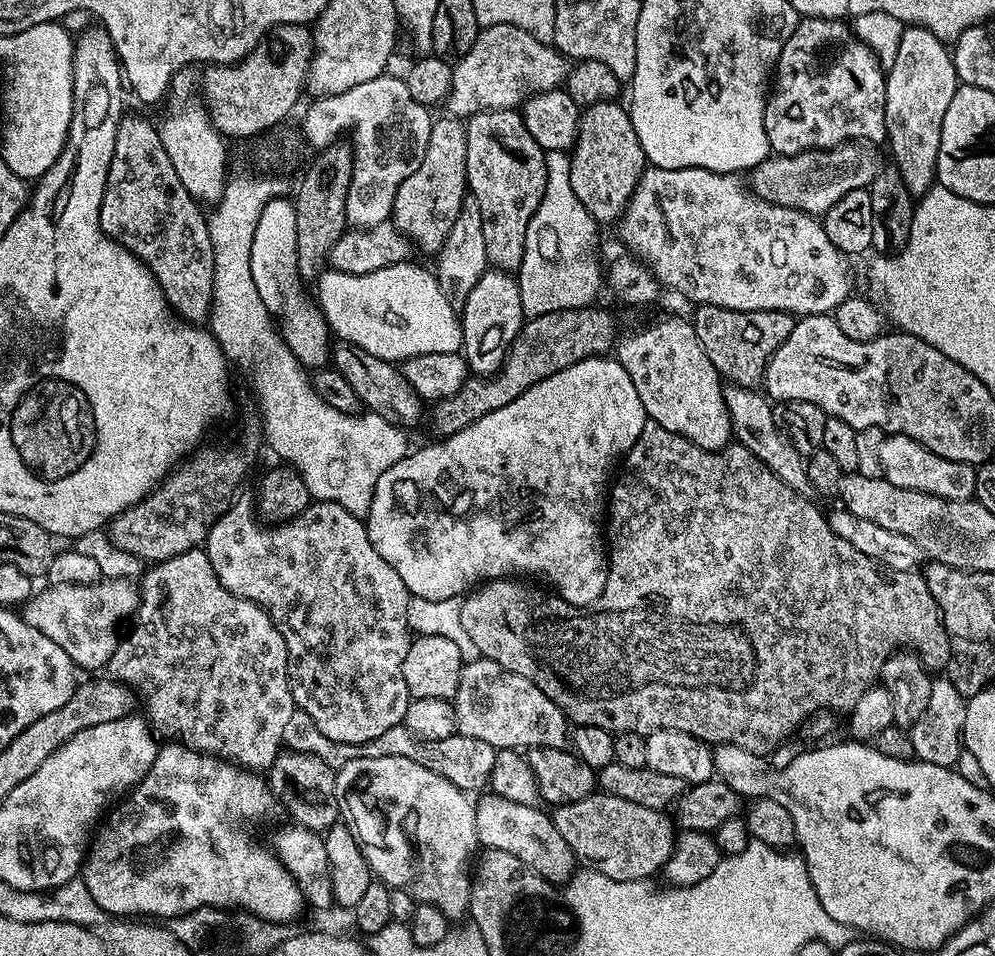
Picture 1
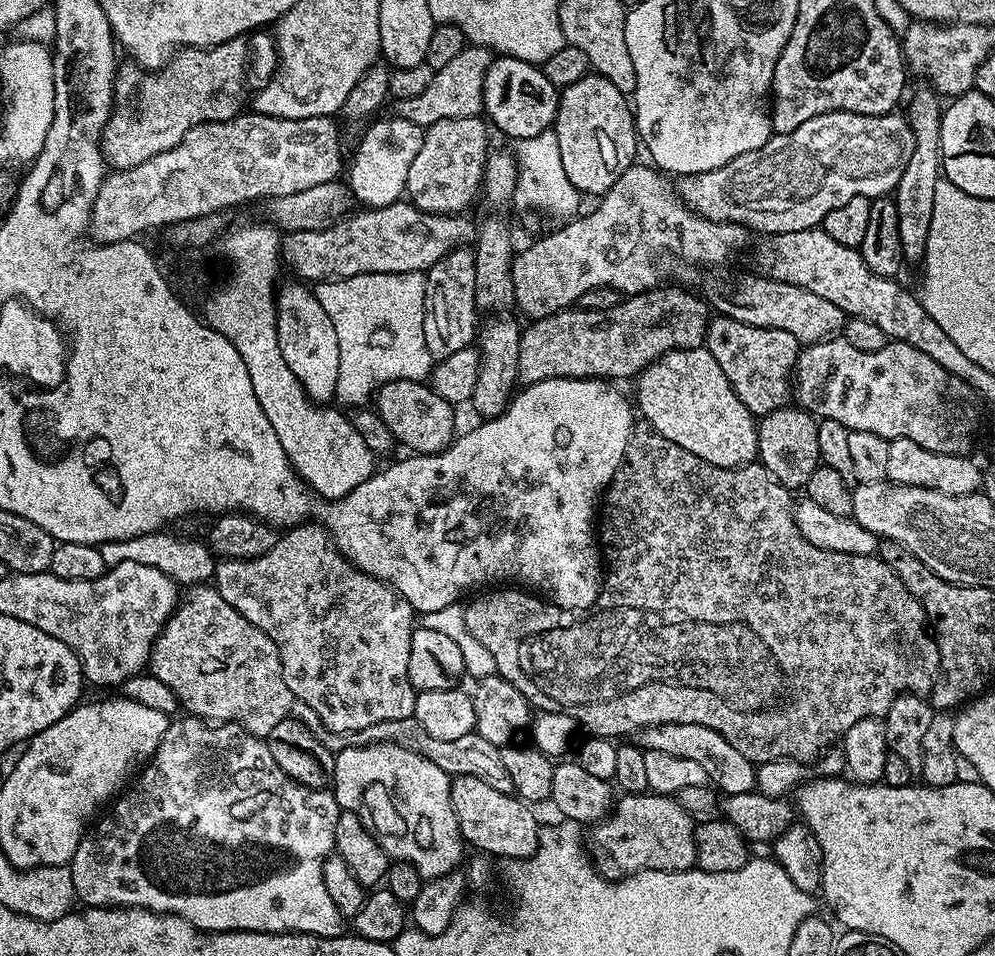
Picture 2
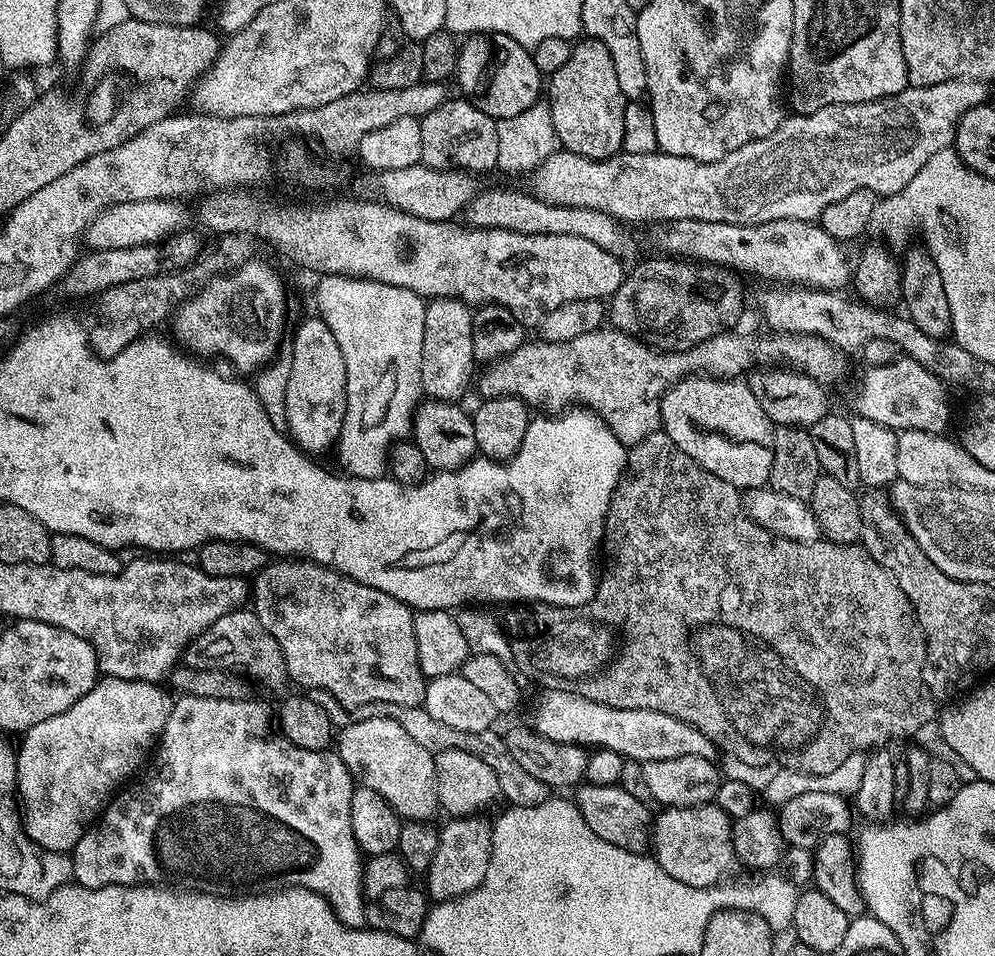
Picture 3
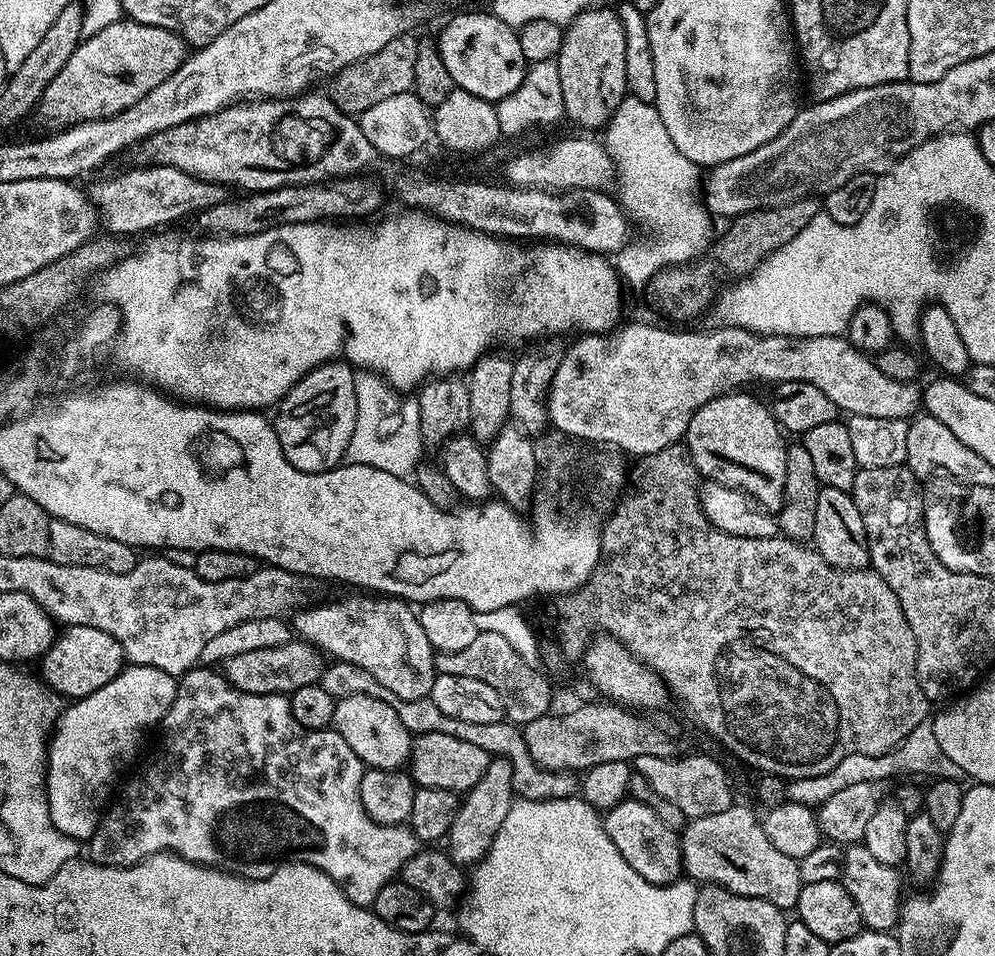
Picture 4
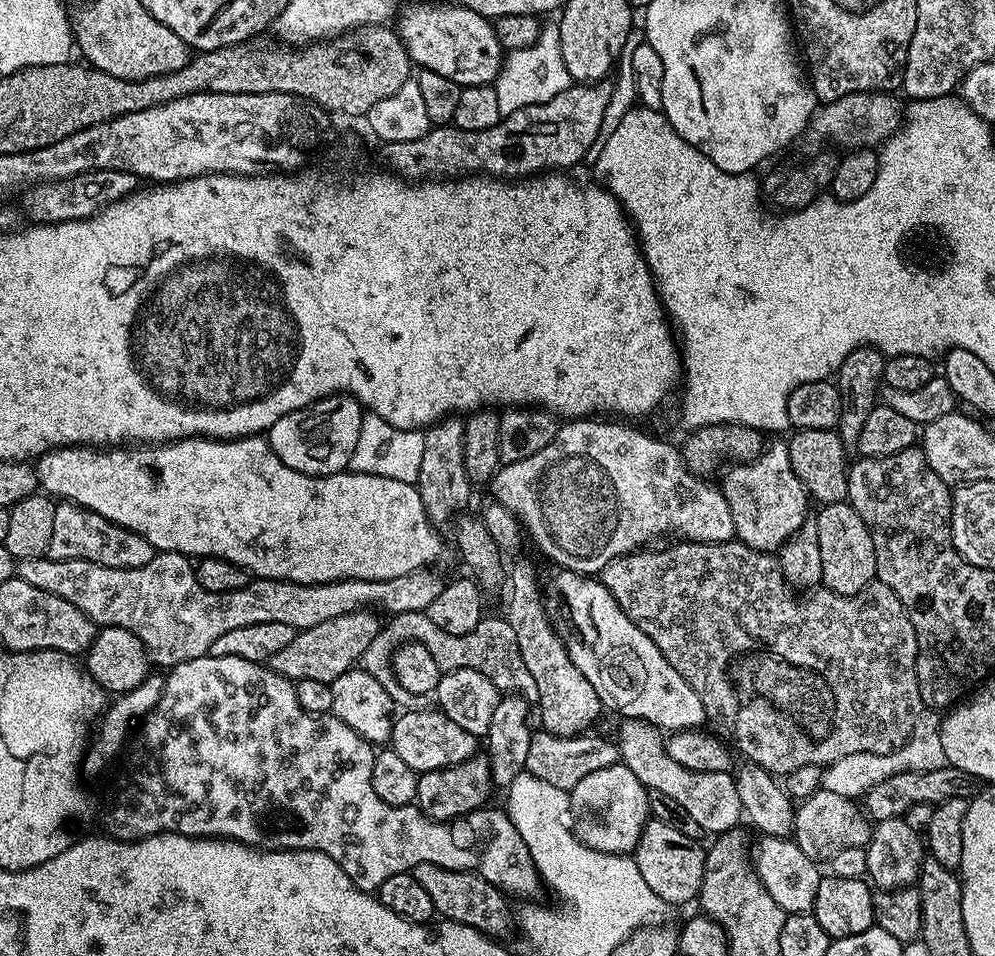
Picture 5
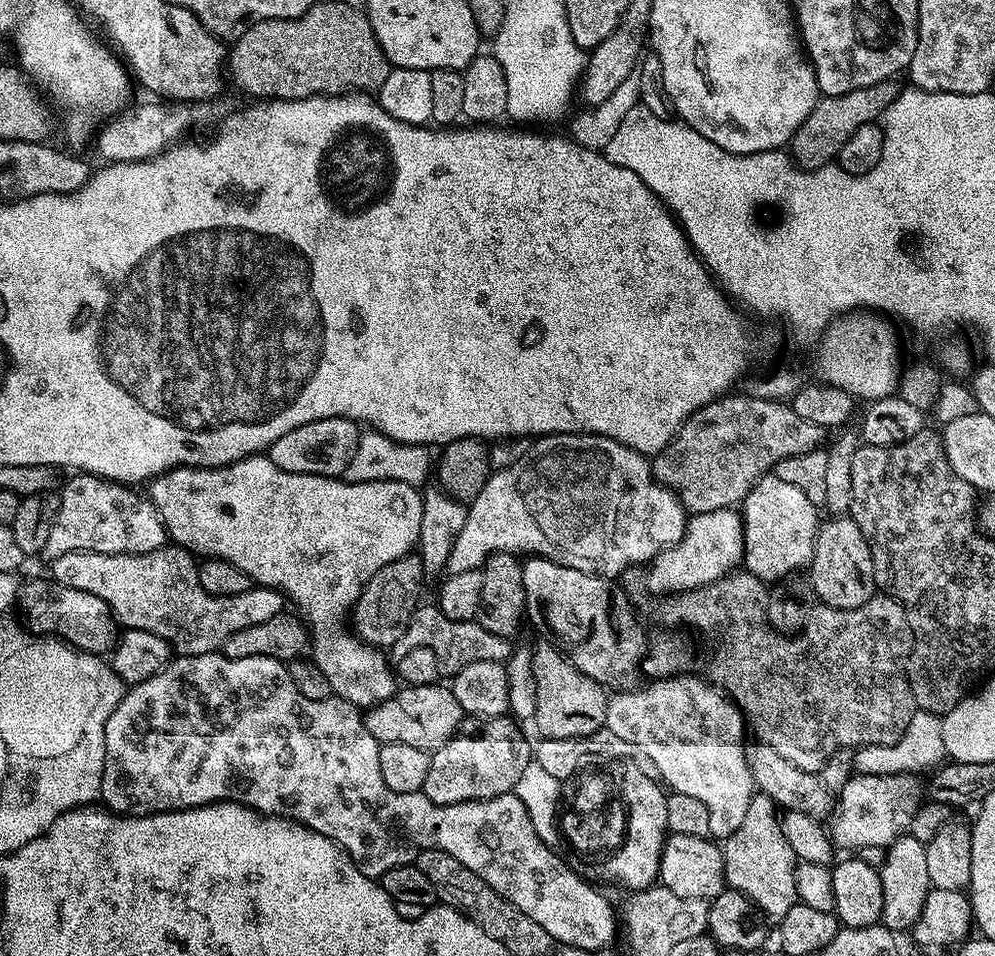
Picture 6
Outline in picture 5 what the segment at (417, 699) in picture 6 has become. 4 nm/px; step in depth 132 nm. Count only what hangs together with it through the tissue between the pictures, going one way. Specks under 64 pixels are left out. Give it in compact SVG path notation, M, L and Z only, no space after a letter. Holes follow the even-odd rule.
M416 708L401 716L399 713L392 722L390 750L398 754L398 758L402 758L402 762L406 762L406 766L410 766L417 774L437 772L458 762L466 762L478 752L478 737L470 734L470 730L462 730L458 722L450 722L445 712L432 708Z

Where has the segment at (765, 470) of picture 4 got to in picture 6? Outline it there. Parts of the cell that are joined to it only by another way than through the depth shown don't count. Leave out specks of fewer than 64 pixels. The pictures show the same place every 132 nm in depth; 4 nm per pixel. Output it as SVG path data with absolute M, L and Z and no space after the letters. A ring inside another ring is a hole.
M775 474L762 477L742 505L743 567L765 582L777 582L807 569L814 554L816 532L822 523L821 517L816 517L816 512L817 505L812 504L810 498L806 498L806 494L802 494L802 490L793 484Z

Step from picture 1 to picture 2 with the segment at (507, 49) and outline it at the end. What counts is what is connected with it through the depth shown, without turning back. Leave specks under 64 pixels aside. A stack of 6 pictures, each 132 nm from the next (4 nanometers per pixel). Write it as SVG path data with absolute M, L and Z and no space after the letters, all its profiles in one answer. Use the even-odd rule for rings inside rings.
M466 46L462 54L446 62L446 66L433 71L430 86L426 86L422 94L414 94L414 98L396 100L395 115L414 122L422 129L429 128L434 122L442 122L442 118L480 116L484 112L486 70L491 66L493 59L493 53L483 46Z

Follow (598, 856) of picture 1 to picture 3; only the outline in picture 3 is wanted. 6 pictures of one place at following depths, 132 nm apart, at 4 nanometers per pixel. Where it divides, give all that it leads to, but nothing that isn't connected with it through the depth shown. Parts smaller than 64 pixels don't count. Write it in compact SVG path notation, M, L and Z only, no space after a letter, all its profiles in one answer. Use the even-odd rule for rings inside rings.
M715 803L664 808L660 812L650 826L650 850L662 870L675 881L695 889L713 888L725 883L738 868L733 850L731 818Z

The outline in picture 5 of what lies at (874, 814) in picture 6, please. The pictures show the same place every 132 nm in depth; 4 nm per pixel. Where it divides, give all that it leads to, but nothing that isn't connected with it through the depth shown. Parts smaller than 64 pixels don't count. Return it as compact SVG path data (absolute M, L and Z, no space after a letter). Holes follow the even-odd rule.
M821 790L797 807L791 839L796 841L802 854L806 854L811 860L828 862L846 847L865 847L872 836L872 830L869 817L861 811L855 799Z

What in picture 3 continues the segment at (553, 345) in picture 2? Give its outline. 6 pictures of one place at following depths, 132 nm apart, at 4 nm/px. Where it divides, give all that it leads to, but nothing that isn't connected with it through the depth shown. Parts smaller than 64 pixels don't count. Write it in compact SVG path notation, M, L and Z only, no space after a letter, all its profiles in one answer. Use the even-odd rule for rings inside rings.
M660 258L648 260L625 275L622 286L610 298L606 312L611 327L617 332L626 332L635 336L643 344L662 352L684 352L714 338L718 334L735 329L744 312L744 292L735 275L715 266L697 266L680 258Z

